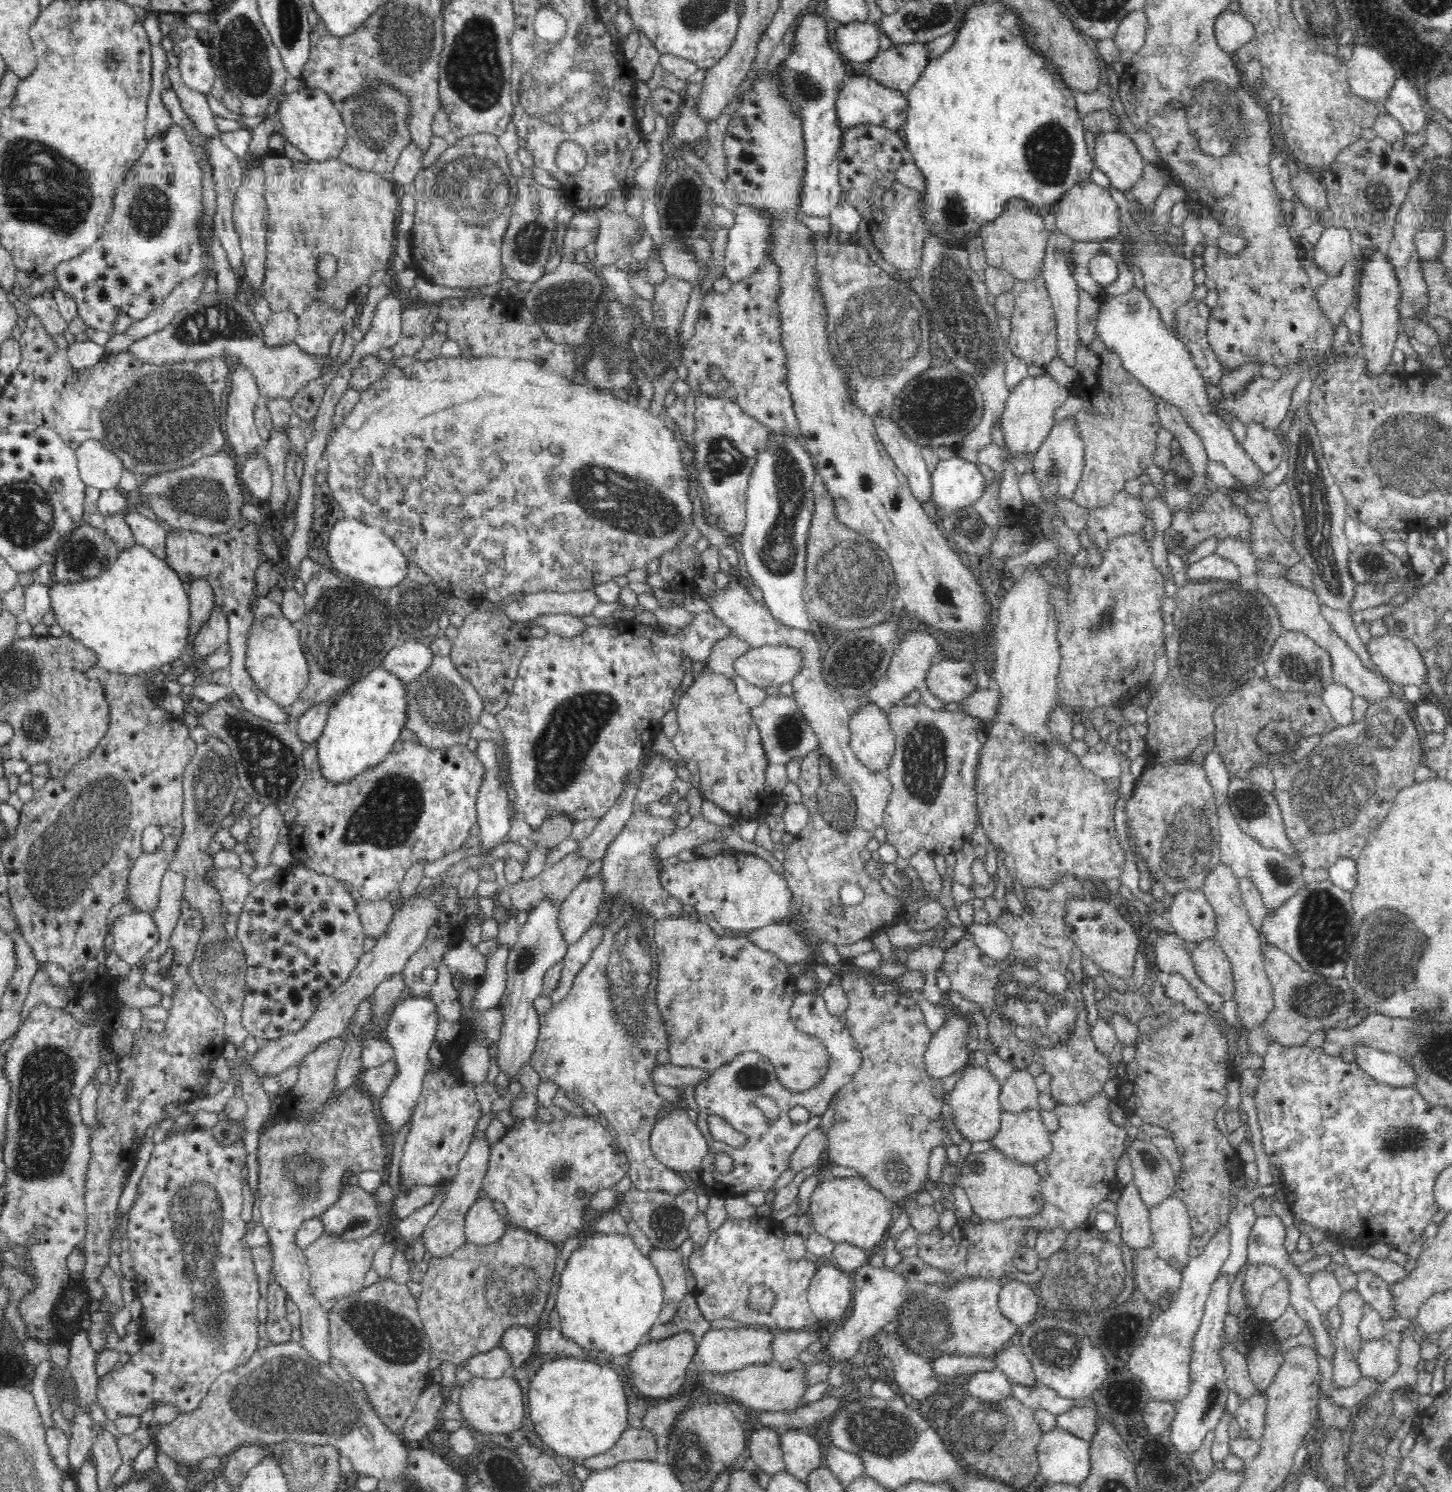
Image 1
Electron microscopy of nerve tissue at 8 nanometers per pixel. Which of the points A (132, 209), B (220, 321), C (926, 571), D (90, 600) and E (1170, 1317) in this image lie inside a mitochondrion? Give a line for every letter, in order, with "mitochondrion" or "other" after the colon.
A: mitochondrion
B: mitochondrion
C: other
D: other
E: other

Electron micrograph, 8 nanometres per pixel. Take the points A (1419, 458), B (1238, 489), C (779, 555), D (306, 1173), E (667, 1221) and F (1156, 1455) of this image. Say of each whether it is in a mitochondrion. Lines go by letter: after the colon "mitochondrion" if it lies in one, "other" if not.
A: mitochondrion
B: other
C: mitochondrion
D: mitochondrion
E: mitochondrion
F: other

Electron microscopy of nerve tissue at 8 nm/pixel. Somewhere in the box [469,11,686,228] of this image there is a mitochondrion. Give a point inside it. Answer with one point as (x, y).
(579, 97)

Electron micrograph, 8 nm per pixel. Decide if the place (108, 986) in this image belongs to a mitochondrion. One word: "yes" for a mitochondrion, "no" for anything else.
no

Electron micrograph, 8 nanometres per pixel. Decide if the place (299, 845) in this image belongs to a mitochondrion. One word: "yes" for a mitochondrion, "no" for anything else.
no

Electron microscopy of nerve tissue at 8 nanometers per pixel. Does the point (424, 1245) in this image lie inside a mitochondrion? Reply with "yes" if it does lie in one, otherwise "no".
no

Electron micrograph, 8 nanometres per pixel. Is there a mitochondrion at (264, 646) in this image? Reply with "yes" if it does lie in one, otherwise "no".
no

